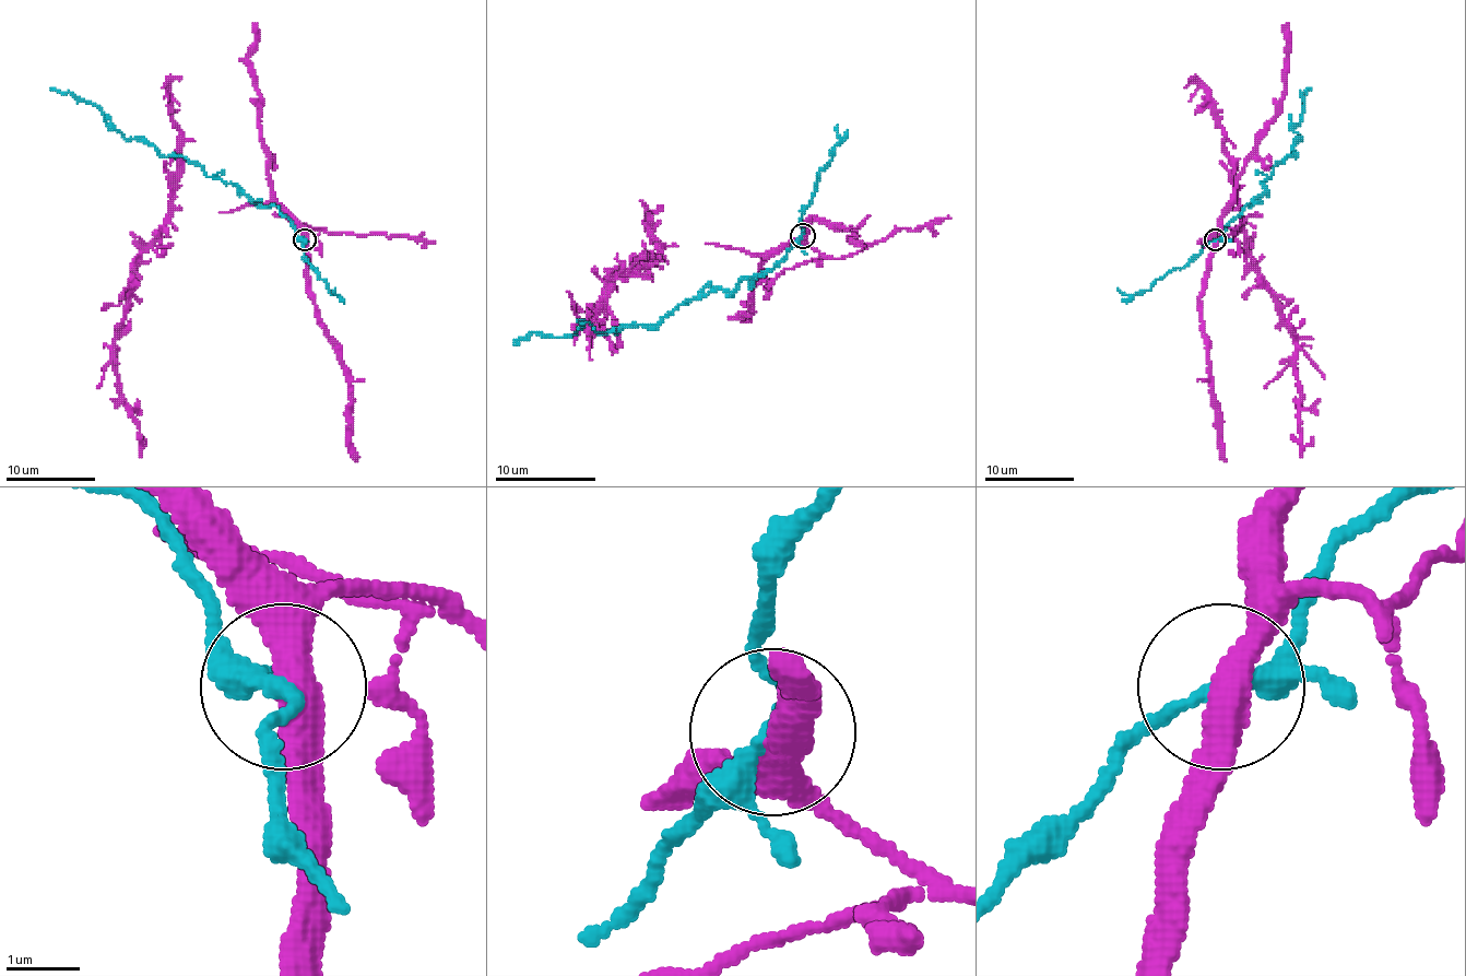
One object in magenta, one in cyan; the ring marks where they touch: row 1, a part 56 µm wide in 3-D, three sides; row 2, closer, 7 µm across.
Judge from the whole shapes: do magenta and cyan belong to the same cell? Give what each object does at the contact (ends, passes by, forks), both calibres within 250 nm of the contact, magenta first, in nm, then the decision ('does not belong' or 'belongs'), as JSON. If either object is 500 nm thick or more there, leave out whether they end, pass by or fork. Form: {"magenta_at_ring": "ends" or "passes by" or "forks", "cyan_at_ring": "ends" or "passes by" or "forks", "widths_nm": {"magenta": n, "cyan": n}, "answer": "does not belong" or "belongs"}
{"magenta_at_ring": "passes by", "cyan_at_ring": "forks", "widths_nm": {"magenta": 440, "cyan": 180}, "answer": "does not belong"}

